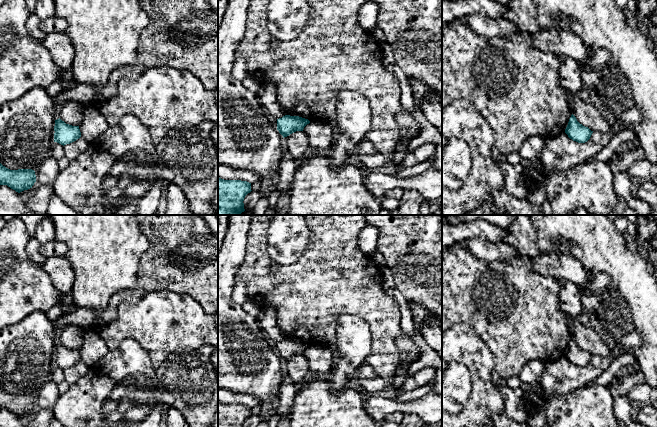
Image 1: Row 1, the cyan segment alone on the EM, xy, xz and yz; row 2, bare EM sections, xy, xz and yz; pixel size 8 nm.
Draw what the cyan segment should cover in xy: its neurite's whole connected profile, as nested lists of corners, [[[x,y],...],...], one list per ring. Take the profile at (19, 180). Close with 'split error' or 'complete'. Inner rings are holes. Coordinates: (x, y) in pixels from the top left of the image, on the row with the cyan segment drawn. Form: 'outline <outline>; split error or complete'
outline [[[0,163],[0,185],[7,185],[20,193],[32,188],[36,182],[35,171],[32,169],[10,170]]]; complete

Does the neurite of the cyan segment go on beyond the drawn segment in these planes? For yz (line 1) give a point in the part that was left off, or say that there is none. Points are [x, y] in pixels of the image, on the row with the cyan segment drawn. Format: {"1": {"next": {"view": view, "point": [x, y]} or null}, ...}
{"1": {"next": null}}

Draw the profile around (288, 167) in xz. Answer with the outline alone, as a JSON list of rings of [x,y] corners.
[[[285,150],[279,166],[278,183],[275,188],[275,191],[277,191],[279,195],[284,192],[291,192],[297,168],[297,163],[290,153]]]

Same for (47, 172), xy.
[[[50,154],[35,171],[36,182],[39,185],[53,185],[59,172],[58,160]]]

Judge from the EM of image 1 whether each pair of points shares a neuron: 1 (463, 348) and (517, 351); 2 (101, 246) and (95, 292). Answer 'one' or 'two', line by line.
1: two
2: one

